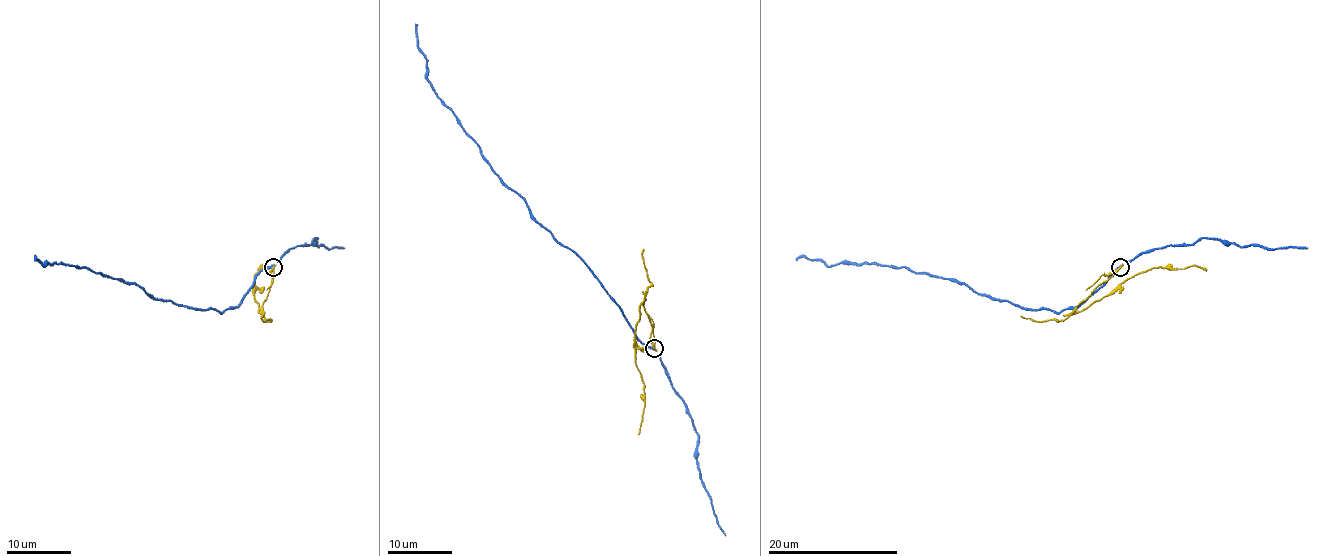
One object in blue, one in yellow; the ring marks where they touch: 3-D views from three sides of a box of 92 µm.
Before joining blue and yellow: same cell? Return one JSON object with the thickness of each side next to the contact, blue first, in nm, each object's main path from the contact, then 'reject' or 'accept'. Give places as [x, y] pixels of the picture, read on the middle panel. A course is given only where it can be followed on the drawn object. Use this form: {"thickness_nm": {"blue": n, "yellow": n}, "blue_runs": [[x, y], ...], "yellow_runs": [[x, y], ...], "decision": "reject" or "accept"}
{"thickness_nm": {"blue": 200, "yellow": 200}, "blue_runs": [[654, 348], [636, 337], [596, 275], [495, 173], [437, 95], [427, 79], [414, 24]], "yellow_runs": [[654, 348], [653, 325], [641, 304], [635, 337], [635, 361], [643, 380], [645, 408], [638, 434]], "decision": "reject"}

